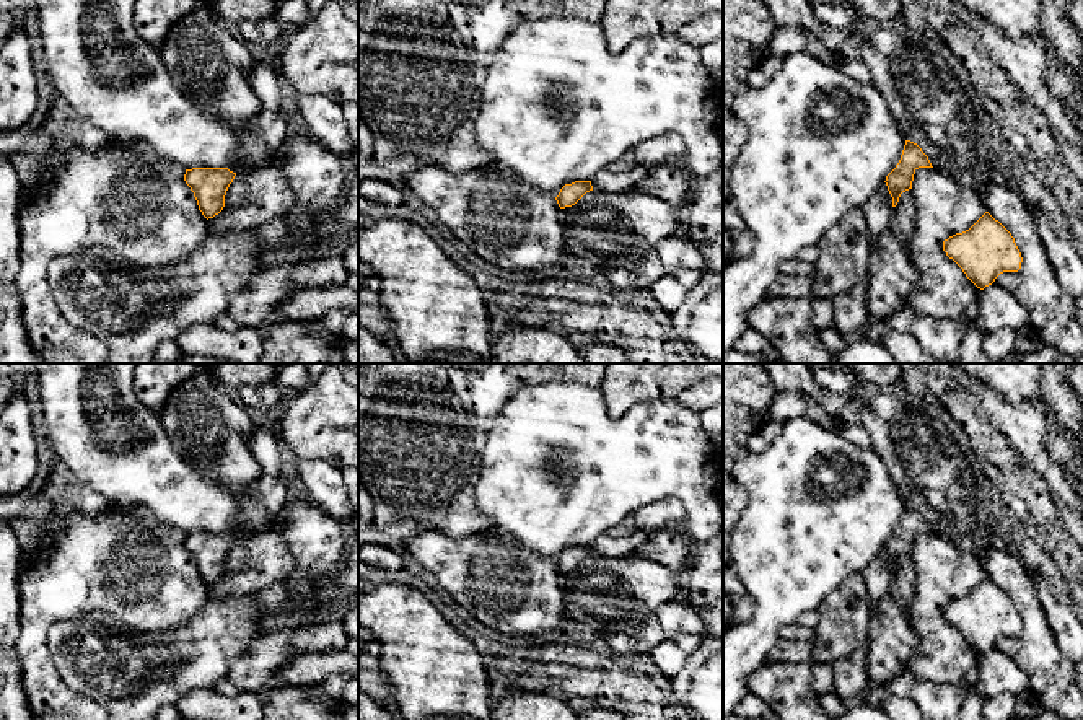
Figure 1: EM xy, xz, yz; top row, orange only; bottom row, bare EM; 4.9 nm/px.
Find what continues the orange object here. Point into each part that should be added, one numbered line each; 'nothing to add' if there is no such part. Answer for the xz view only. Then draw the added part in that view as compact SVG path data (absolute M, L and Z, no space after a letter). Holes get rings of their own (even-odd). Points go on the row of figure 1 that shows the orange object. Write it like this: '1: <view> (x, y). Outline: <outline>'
1: xz (609, 180). Outline: M635 165L622 171L617 168L604 168L598 171L590 181L593 191L599 192L625 192L637 187L648 174L648 168Z

